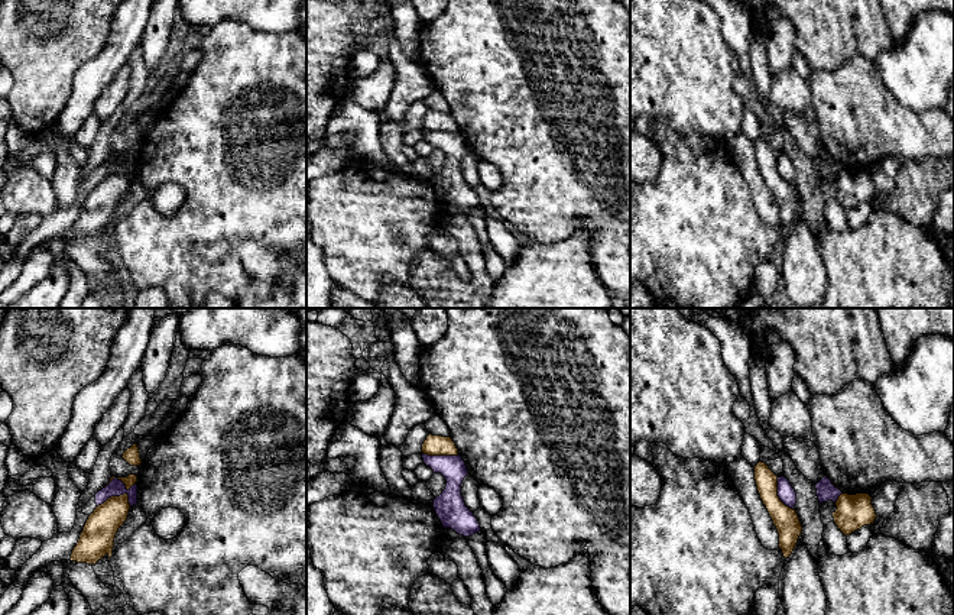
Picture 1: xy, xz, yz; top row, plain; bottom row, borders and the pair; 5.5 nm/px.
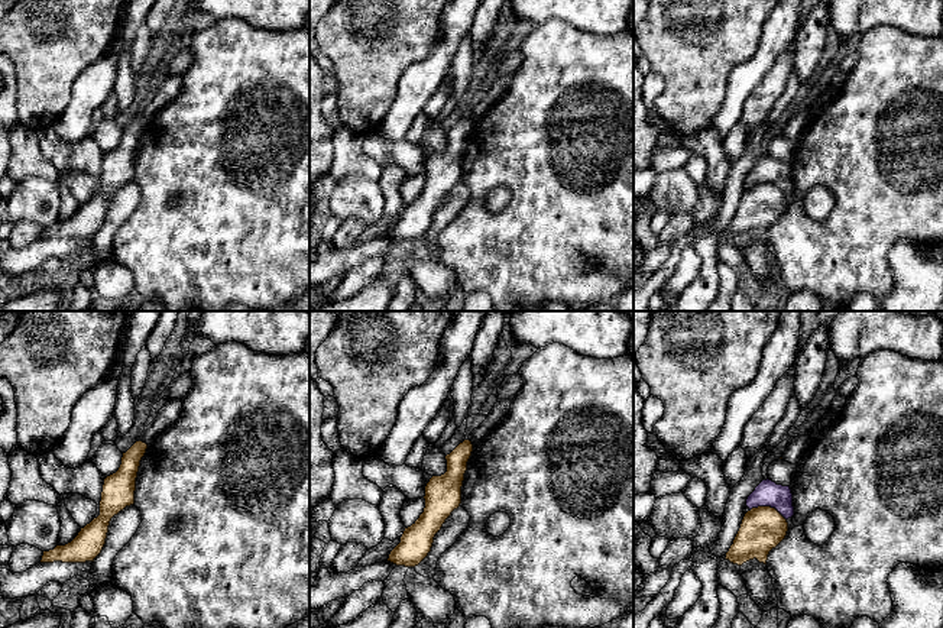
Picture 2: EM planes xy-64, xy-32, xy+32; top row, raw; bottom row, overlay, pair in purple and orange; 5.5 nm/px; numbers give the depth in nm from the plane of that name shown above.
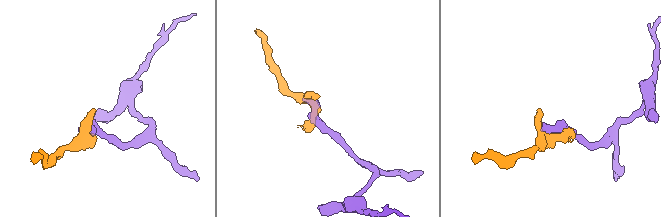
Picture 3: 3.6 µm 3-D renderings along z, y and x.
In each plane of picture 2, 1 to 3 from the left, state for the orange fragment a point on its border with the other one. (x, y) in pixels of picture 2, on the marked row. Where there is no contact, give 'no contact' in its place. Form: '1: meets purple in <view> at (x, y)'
1: no contact
2: no contact
3: meets purple in xy+32 at (768, 505)

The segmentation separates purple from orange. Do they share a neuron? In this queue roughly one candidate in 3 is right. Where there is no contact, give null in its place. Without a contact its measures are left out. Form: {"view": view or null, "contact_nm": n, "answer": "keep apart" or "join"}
{"view": "xy", "contact_nm": 260, "answer": "keep apart"}

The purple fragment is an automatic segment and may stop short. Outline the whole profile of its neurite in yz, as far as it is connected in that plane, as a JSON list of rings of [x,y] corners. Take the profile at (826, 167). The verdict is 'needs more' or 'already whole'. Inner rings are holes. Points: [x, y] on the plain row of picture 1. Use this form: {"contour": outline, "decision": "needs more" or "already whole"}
{"contour": [[[824,152],[817,161],[817,172],[820,179],[833,177],[837,178],[838,172],[843,169],[838,164],[835,164],[831,156]]], "decision": "already whole"}

